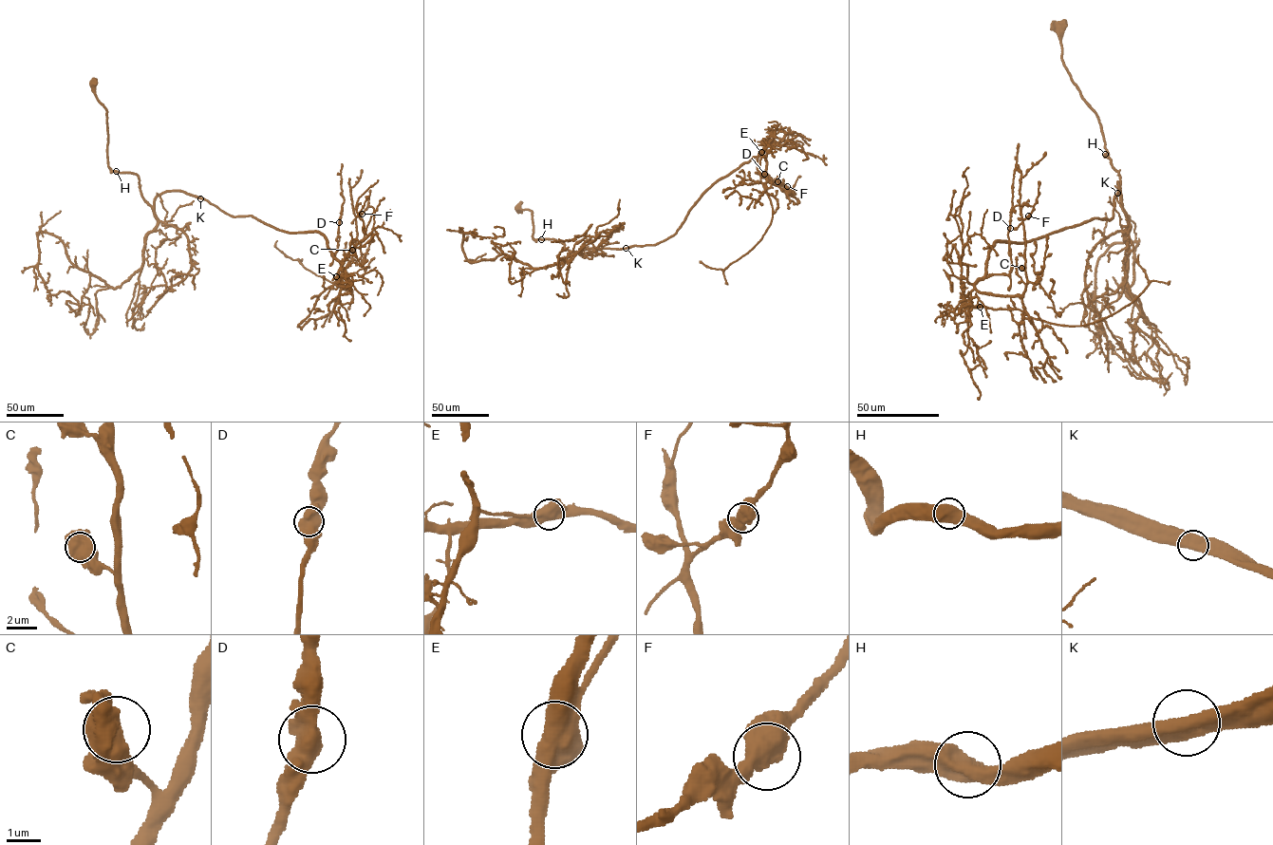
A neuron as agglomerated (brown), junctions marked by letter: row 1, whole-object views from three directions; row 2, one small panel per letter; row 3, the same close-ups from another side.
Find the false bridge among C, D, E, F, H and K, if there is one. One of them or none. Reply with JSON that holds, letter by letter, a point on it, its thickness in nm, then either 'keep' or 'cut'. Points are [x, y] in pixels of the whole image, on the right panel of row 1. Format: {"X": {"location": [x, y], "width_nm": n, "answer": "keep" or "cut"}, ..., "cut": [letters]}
{"C": {"location": [1021, 268], "width_nm": 750, "answer": "keep"}, "D": {"location": [1010, 228], "width_nm": 700, "answer": "keep"}, "E": {"location": [980, 307], "width_nm": 750, "answer": "cut"}, "F": {"location": [1028, 215], "width_nm": 750, "answer": "keep"}, "H": {"location": [1105, 154], "width_nm": 650, "answer": "keep"}, "K": {"location": [1117, 193], "width_nm": 650, "answer": "keep"}, "cut": ["E"]}

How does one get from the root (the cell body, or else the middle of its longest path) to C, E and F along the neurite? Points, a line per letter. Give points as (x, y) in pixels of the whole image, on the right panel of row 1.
C: (1060, 28), (1123, 208), (1117, 182), (1110, 219), (996, 242), (975, 287), (1021, 295), (1021, 268)
E: (1060, 28), (1061, 60), (1097, 118), (1123, 208), (1117, 182), (1110, 219), (996, 242), (971, 291), (980, 307)
F: (1060, 28), (1123, 208), (1117, 182), (1110, 219), (996, 242), (978, 291), (1022, 293), (1028, 215)

